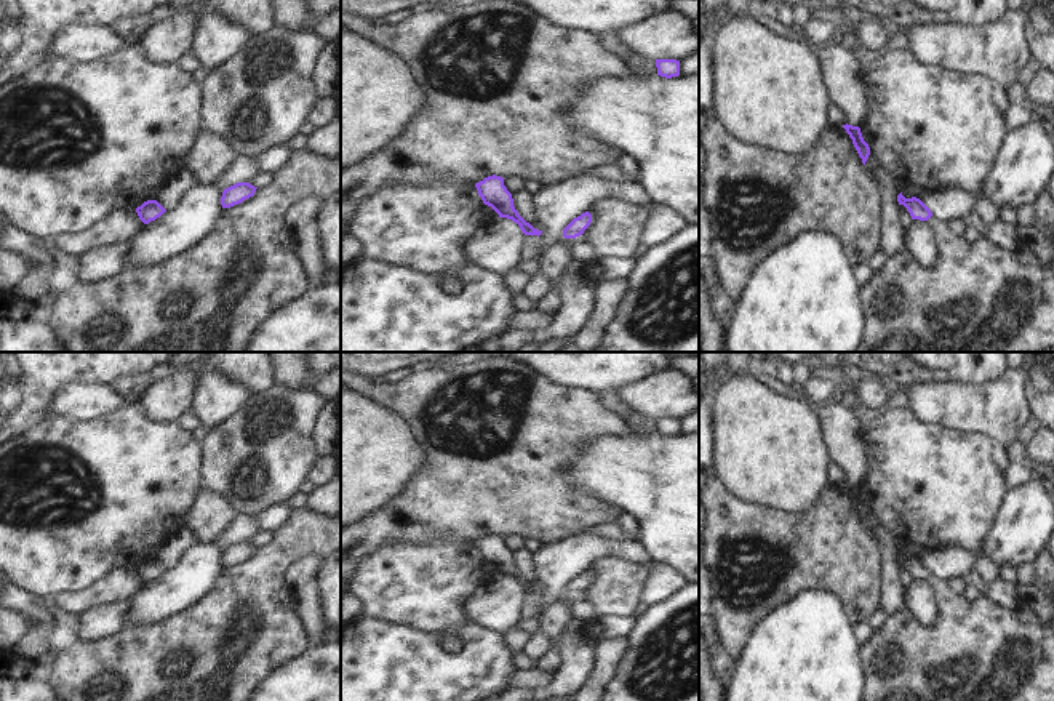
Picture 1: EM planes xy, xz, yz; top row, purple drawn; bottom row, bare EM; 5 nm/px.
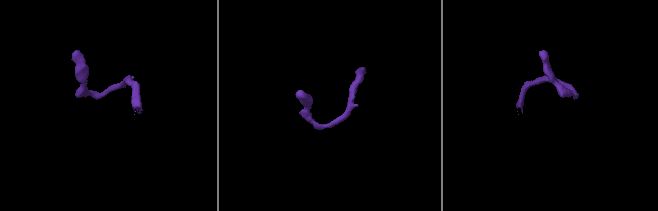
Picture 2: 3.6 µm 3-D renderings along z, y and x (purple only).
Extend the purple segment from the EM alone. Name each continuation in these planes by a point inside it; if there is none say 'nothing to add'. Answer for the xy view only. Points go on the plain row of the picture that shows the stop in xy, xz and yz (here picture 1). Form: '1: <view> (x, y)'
nothing to add

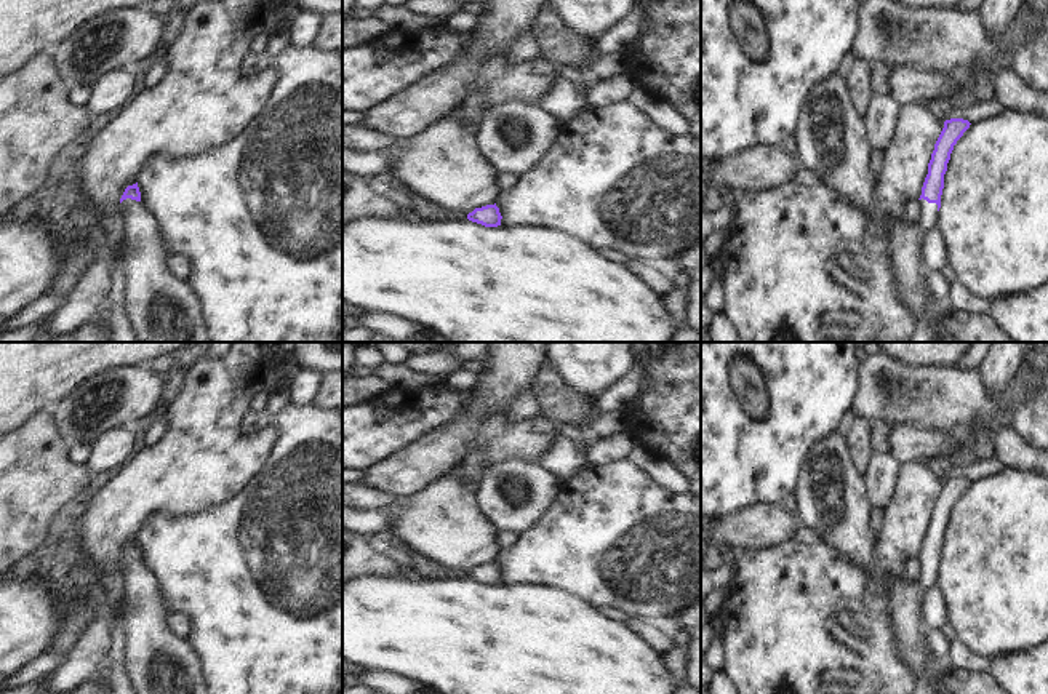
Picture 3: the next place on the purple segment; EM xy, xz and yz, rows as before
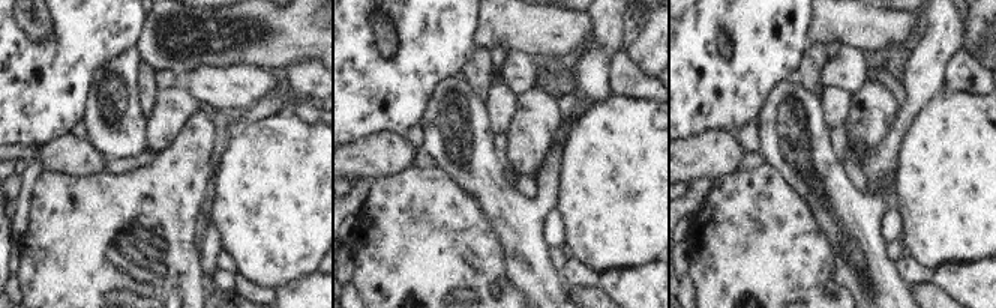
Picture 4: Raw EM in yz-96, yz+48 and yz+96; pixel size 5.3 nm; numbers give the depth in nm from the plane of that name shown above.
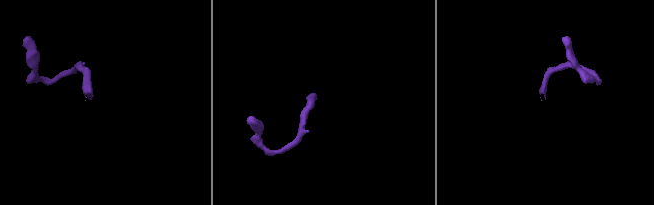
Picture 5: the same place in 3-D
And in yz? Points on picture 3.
1: yz (906, 597)

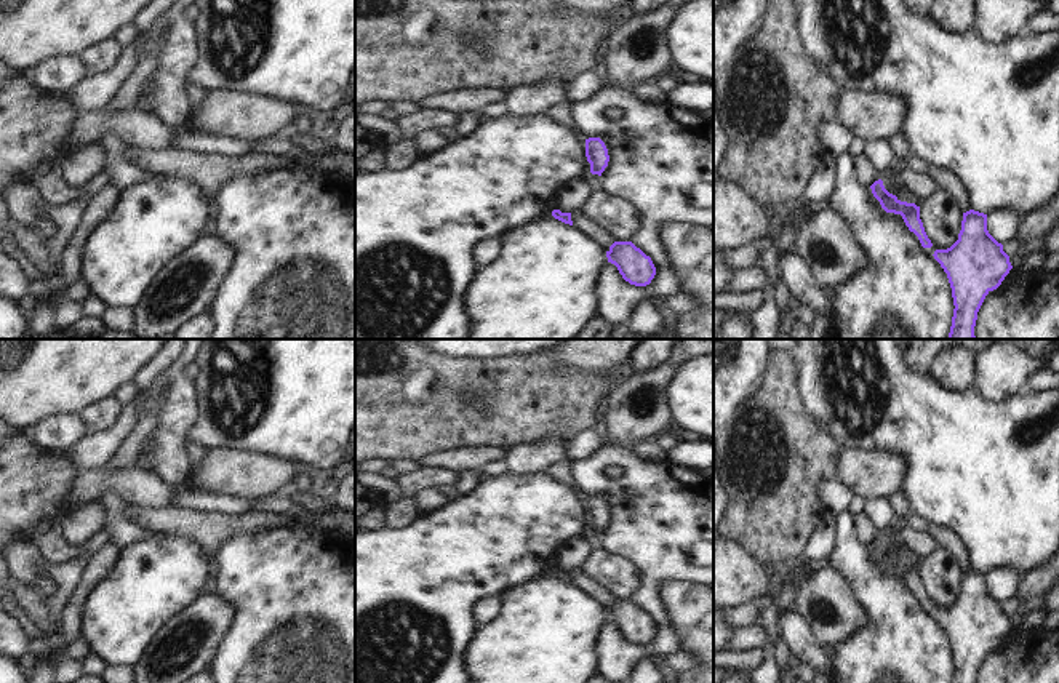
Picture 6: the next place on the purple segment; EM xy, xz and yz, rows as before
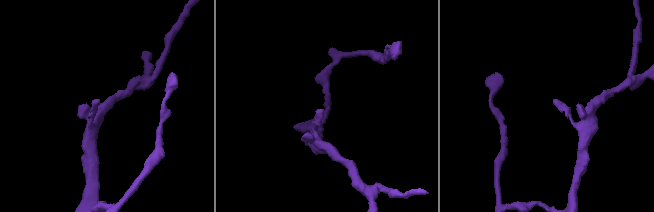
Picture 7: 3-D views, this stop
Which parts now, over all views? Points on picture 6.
nothing to add

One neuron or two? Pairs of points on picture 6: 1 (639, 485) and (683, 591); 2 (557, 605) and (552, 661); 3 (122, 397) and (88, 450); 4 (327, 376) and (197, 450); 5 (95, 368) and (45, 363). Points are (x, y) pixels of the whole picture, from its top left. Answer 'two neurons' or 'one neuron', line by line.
1: two neurons
2: one neuron
3: two neurons
4: two neurons
5: one neuron

